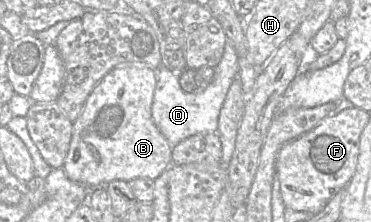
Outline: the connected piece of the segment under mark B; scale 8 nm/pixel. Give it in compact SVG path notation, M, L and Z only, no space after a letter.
M140 62L121 63L97 83L88 96L80 116L72 124L69 151L62 166L71 181L94 189L103 187L113 180L155 180L173 164L172 146L159 131L151 116L155 87L156 71Z

